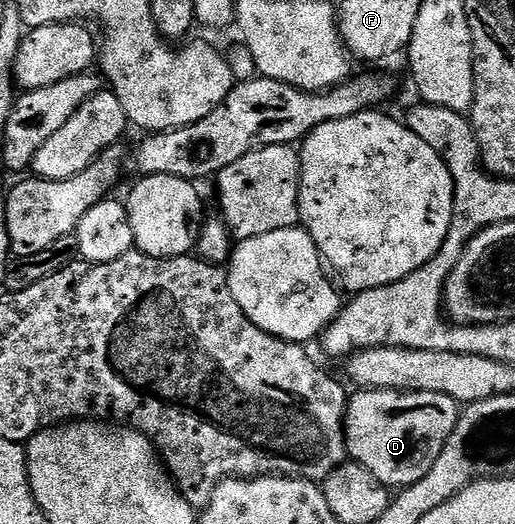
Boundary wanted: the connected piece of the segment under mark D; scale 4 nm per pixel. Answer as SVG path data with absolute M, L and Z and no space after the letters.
M362 389L349 398L346 403L346 451L351 461L357 461L380 483L387 487L405 487L415 485L428 471L432 471L432 463L444 451L448 439L458 422L460 406L448 395L420 391L404 393L401 389Z

